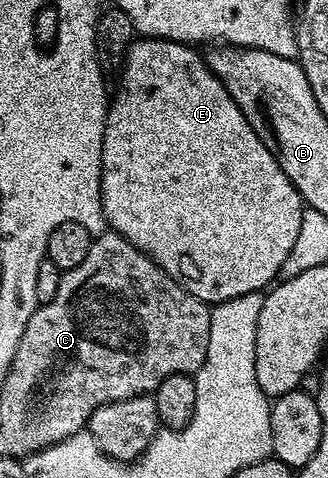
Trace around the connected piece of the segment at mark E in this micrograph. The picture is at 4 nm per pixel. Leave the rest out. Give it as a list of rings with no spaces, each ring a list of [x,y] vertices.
[[[154,38],[136,39],[127,49],[127,58],[123,61],[121,75],[118,77],[119,93],[116,96],[114,93],[107,109],[101,154],[103,177],[99,189],[103,195],[103,212],[107,215],[108,225],[120,236],[125,237],[130,244],[142,250],[146,256],[151,257],[156,264],[161,265],[189,295],[196,296],[208,306],[214,306],[237,298],[241,294],[263,292],[279,276],[281,262],[285,262],[289,250],[293,250],[293,242],[297,242],[305,205],[293,182],[289,182],[289,178],[281,170],[273,154],[264,146],[251,123],[245,118],[237,101],[229,94],[229,90],[225,90],[223,83],[212,74],[206,59],[195,52],[198,51],[192,45],[180,44],[178,40]]]

